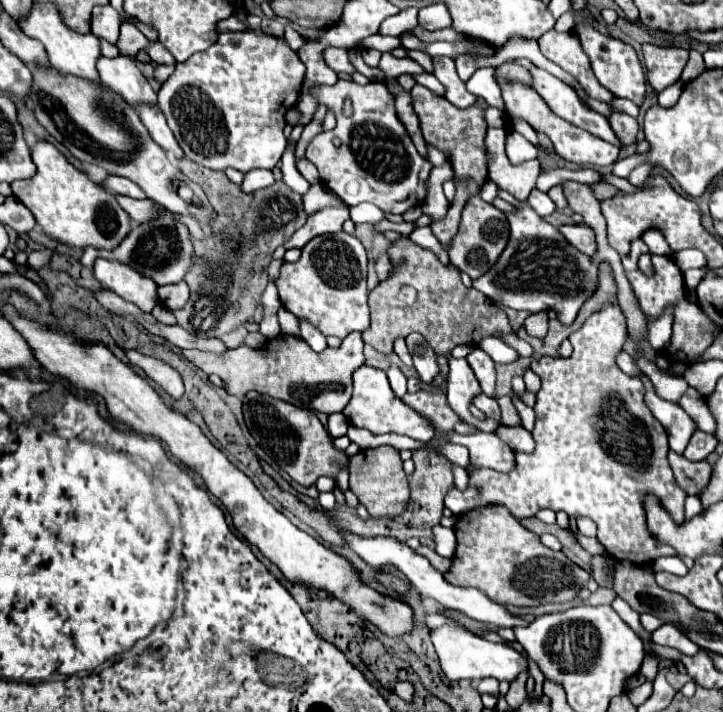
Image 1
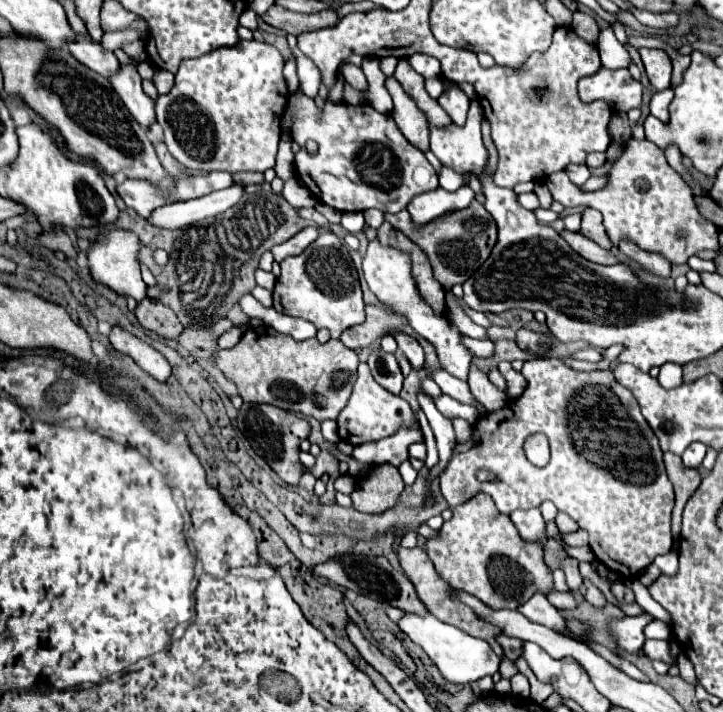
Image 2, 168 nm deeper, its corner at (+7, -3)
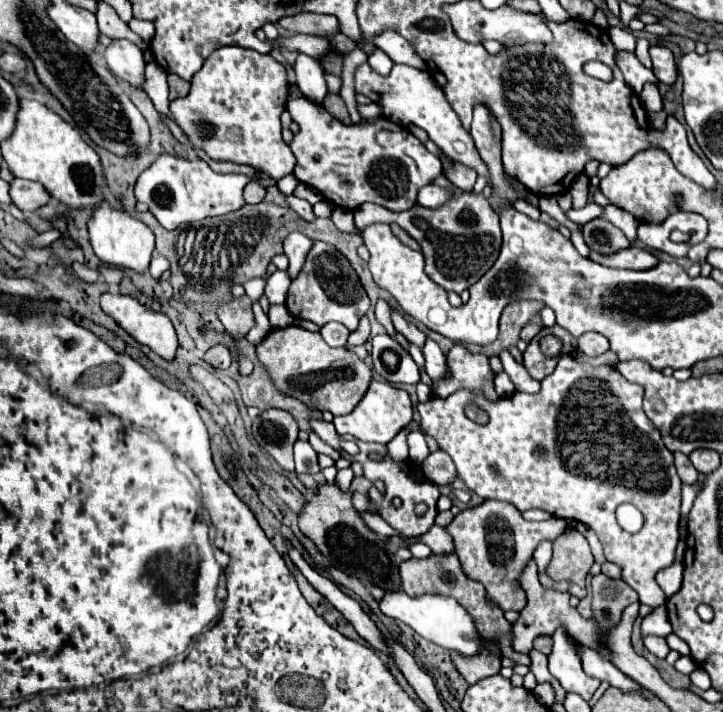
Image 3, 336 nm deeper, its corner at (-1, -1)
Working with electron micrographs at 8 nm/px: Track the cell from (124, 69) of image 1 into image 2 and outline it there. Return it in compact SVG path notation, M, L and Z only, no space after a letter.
M77 36L75 42L69 42L69 52L83 66L87 66L89 70L93 70L105 78L111 78L113 74L117 74L117 70L121 70L117 56L113 52L103 50L101 44L93 42L89 36Z

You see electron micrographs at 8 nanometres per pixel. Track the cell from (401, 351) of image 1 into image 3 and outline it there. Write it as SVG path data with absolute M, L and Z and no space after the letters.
M383 299L378 300L375 305L375 316L378 322L384 326L389 336L395 336L395 328L391 321L390 307Z

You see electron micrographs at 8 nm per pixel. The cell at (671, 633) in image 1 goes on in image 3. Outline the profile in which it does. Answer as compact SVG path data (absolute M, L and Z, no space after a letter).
M645 636L643 638L645 646L649 652L653 652L657 658L665 658L669 654L669 646L665 642L665 638L659 638L659 636Z

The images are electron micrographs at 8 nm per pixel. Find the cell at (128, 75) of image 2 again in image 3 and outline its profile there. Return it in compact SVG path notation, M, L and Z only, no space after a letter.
M111 40L105 52L105 60L111 72L117 76L117 80L141 88L143 68L145 68L141 48L137 48L129 40Z

